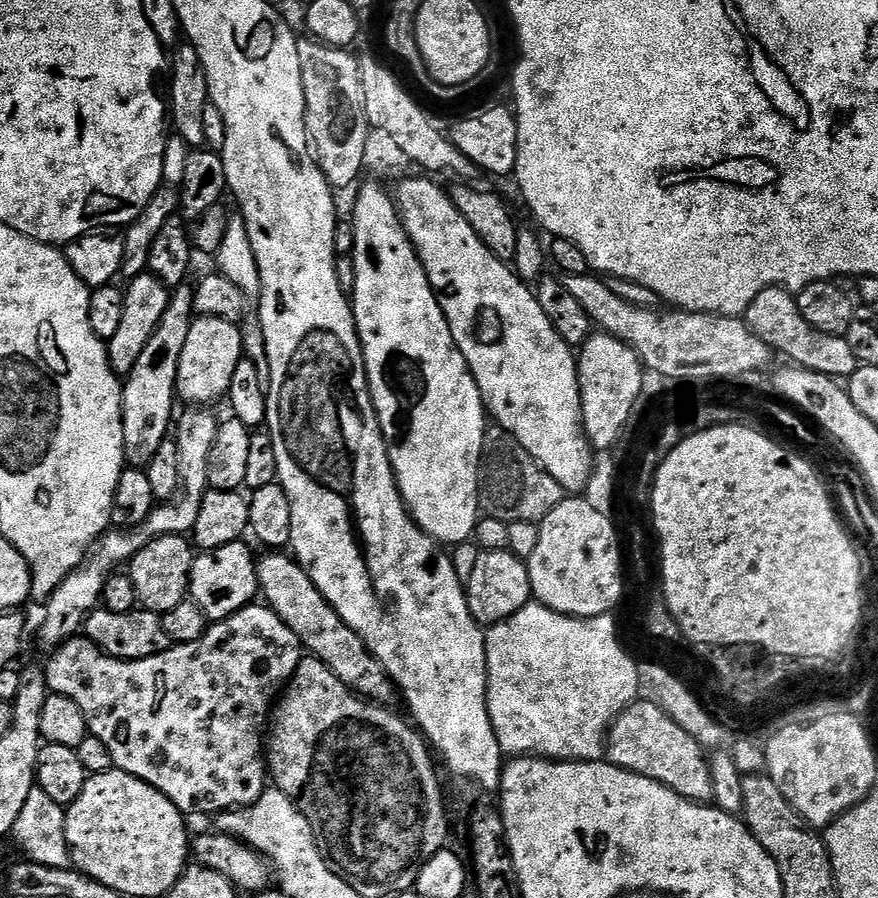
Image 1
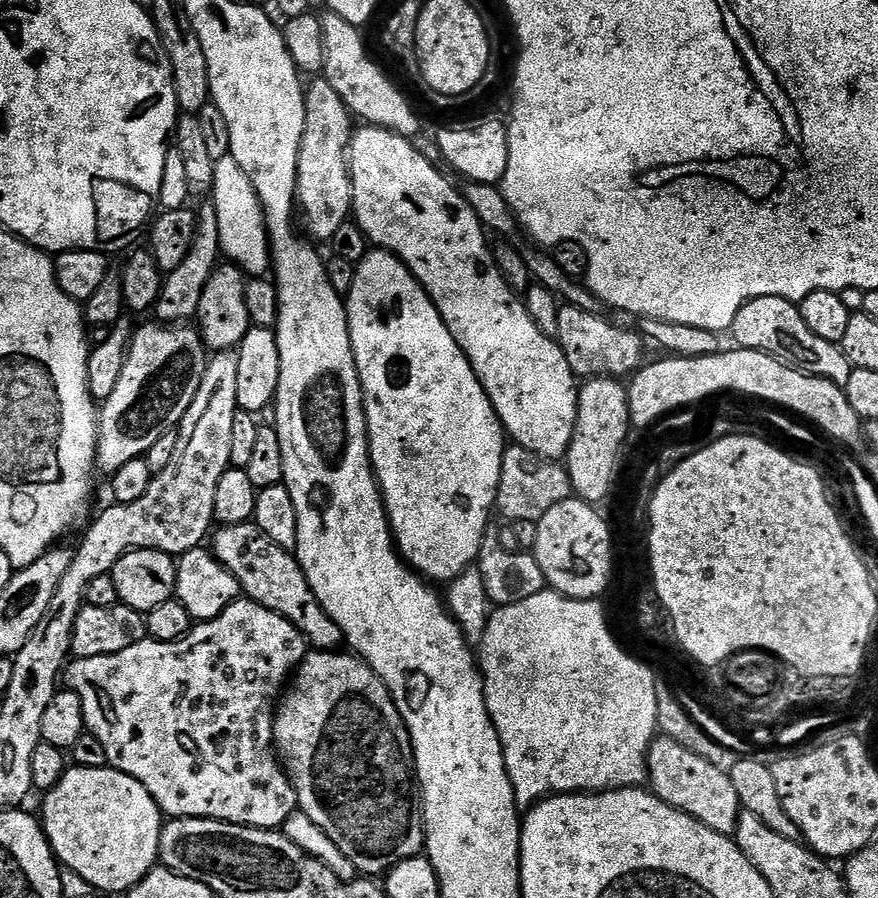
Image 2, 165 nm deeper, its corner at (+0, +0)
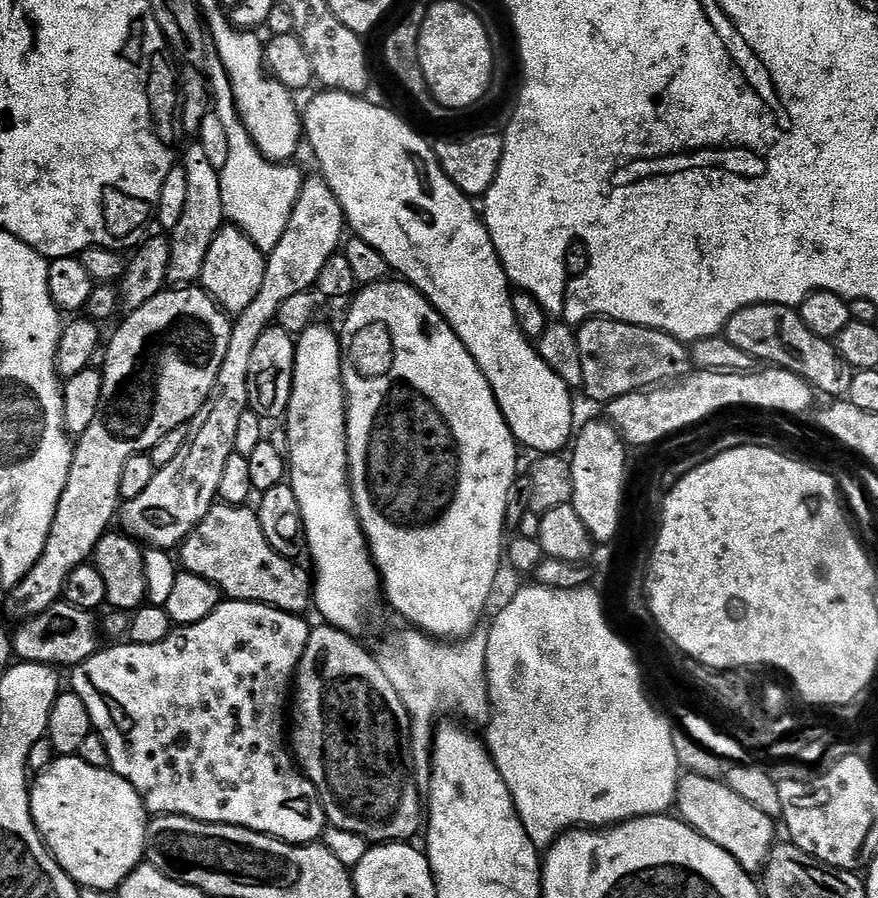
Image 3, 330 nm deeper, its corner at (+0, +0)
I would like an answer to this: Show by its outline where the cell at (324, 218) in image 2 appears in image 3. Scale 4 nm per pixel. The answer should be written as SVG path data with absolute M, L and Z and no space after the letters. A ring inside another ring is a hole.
M309 175L300 187L298 202L294 202L290 222L286 222L286 230L282 230L278 246L267 253L262 290L258 290L254 302L250 302L250 306L246 306L246 310L239 312L232 320L230 346L226 350L226 358L222 358L222 370L218 370L218 378L214 378L214 386L206 402L196 417L188 421L188 433L182 450L178 450L178 455L166 466L156 469L154 482L150 482L150 486L146 486L138 498L127 501L121 507L118 520L124 523L122 528L127 535L154 548L175 549L217 503L222 486L222 470L226 470L226 461L236 451L234 437L238 422L242 414L249 411L248 379L254 346L258 346L258 338L262 338L265 330L273 327L278 310L286 298L315 289L318 273L331 256L337 255L345 236L344 211L334 190L330 190L323 176Z

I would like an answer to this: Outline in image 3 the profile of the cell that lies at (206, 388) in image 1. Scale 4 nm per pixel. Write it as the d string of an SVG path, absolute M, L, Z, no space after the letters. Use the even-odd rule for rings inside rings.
M225 223L216 233L214 242L210 242L210 251L206 253L206 262L202 262L202 274L198 284L204 291L216 299L217 304L229 314L238 314L254 302L258 290L262 290L262 278L266 263L265 253L250 242L250 238L235 224Z

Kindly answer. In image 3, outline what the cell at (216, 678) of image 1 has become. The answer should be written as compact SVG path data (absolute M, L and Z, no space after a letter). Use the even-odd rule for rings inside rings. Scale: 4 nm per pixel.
M225 599L202 622L177 627L162 642L154 646L138 646L127 642L116 642L113 648L105 647L90 659L71 669L71 691L86 702L95 735L102 738L110 754L110 767L122 777L142 798L145 809L156 816L185 816L191 820L201 820L207 824L233 824L239 828L249 828L288 844L314 844L326 831L324 807L315 786L304 777L291 751L286 747L286 713L290 708L290 693L294 688L296 667L300 665L310 624L303 615L283 612L271 608L269 604L255 604L249 600Z

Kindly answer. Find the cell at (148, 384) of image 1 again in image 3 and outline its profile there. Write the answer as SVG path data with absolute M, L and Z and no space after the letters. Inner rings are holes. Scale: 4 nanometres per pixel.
M198 142L182 152L182 167L187 181L186 204L182 218L170 231L170 270L168 284L172 286L192 286L199 281L202 274L202 262L206 262L206 253L210 251L210 242L214 242L216 233L224 227L224 207L222 206L222 186L220 185L220 169L210 166L206 158L206 150Z

